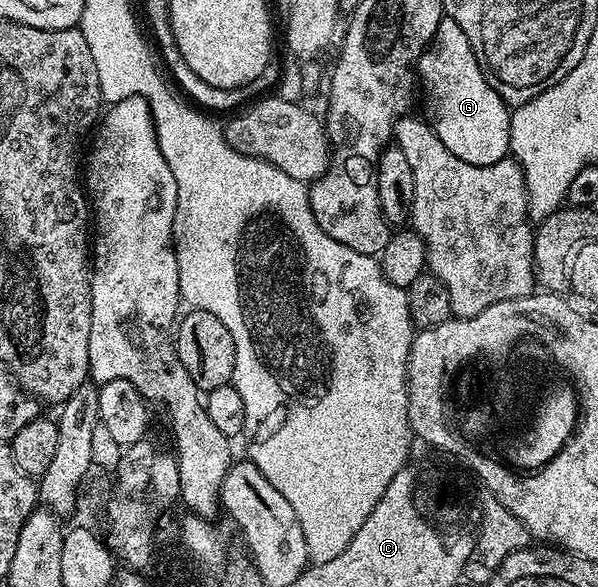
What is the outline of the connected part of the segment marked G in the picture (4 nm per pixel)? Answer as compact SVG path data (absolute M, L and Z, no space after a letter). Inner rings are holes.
M442 16L439 20L439 28L435 28L435 36L422 52L415 67L415 74L419 79L420 89L422 86L426 96L429 97L429 110L433 113L432 128L439 136L439 140L443 140L447 152L459 156L459 160L467 160L467 164L480 166L495 164L502 156L509 154L510 107L484 78L471 44L455 20L446 16Z

